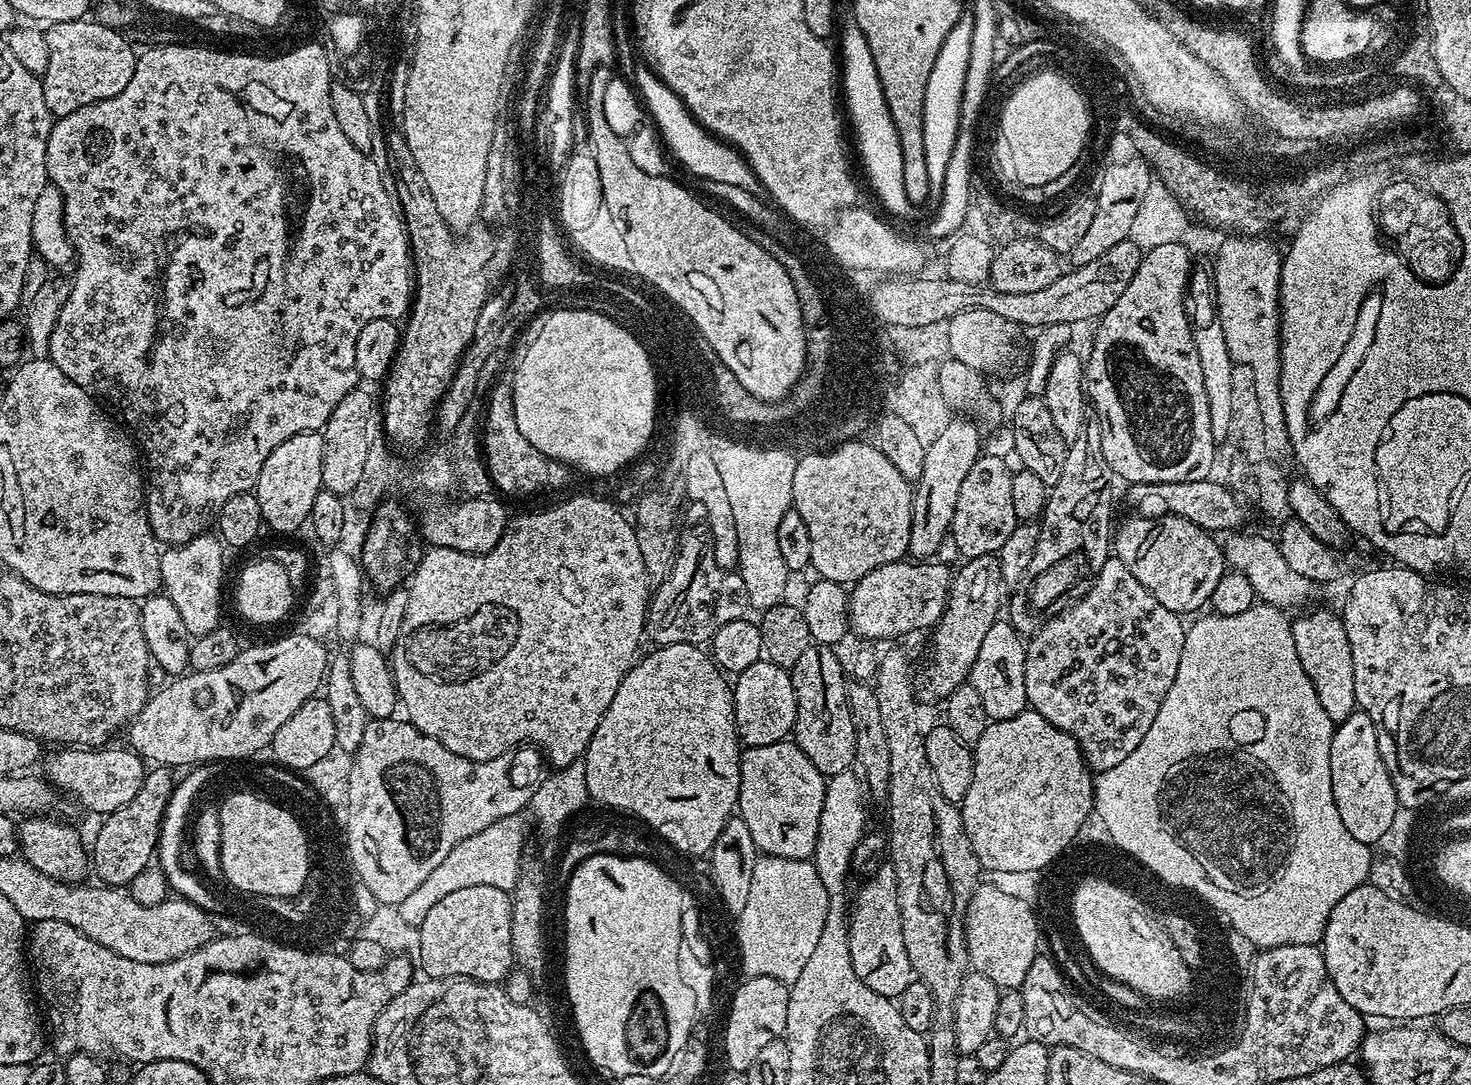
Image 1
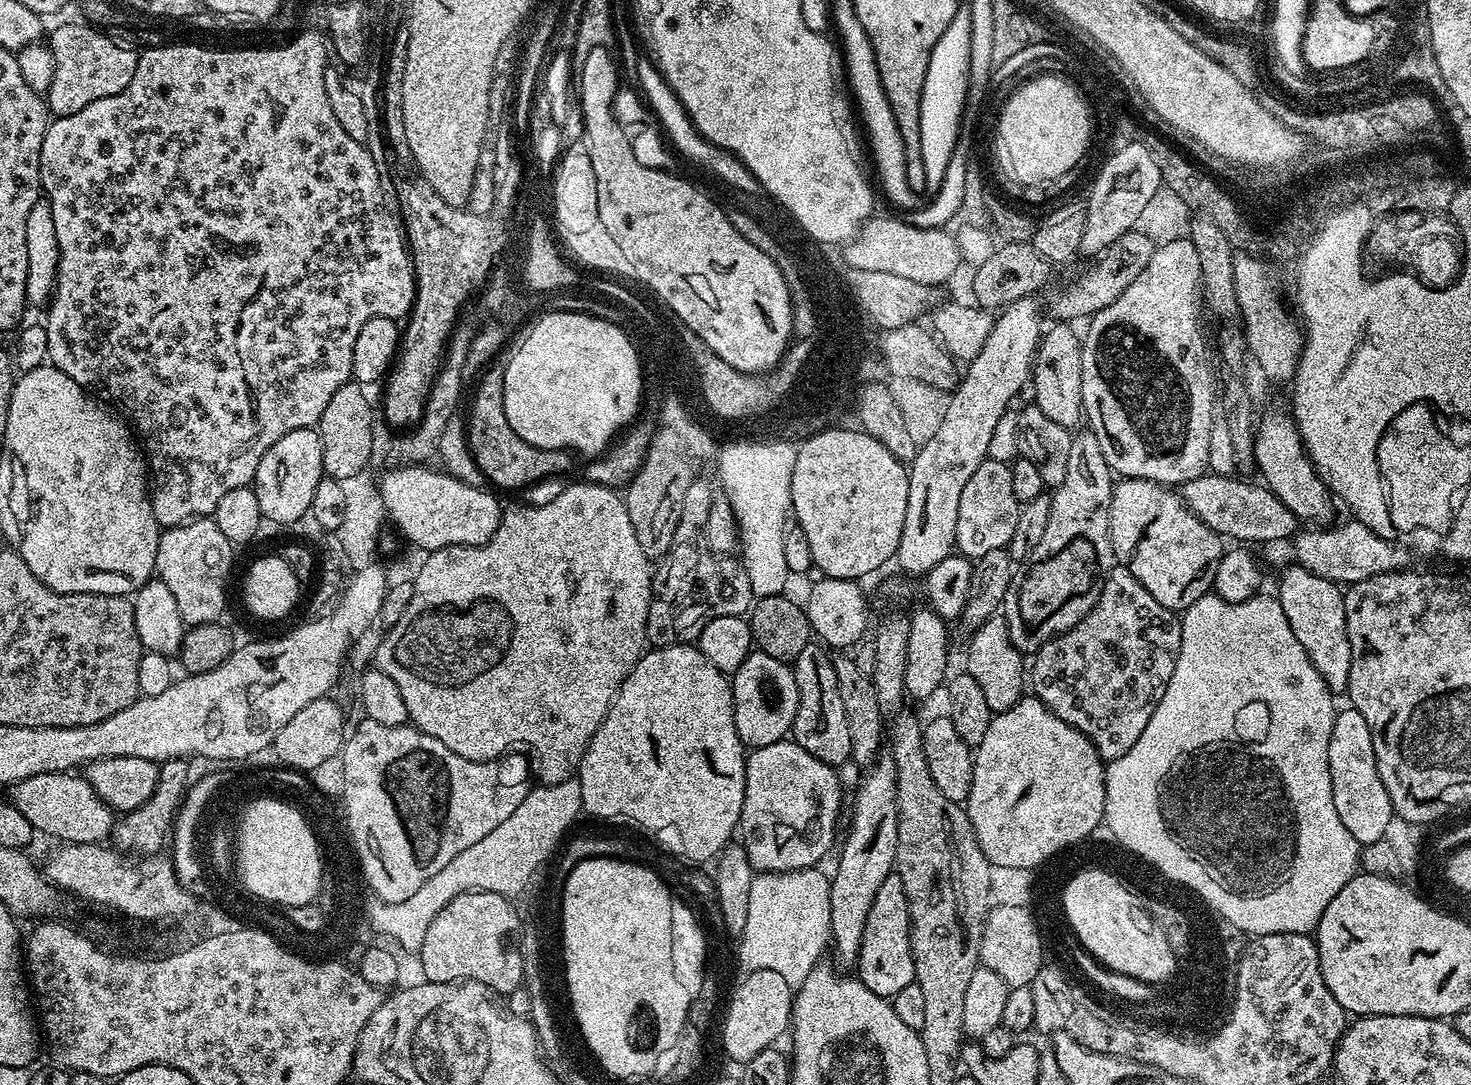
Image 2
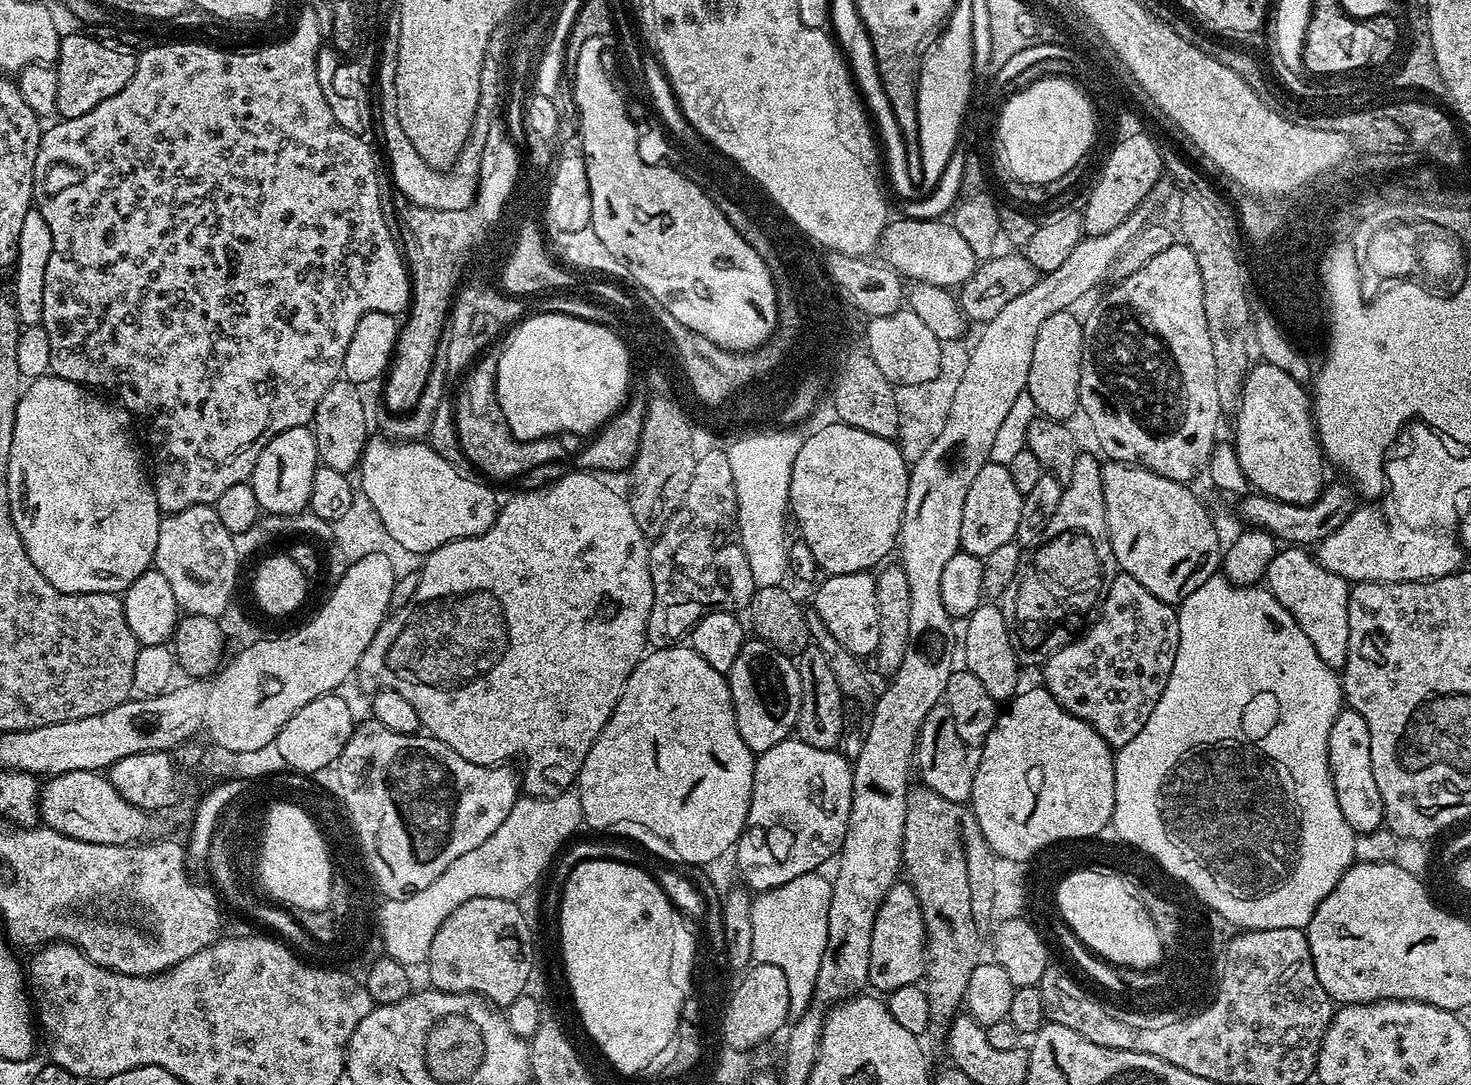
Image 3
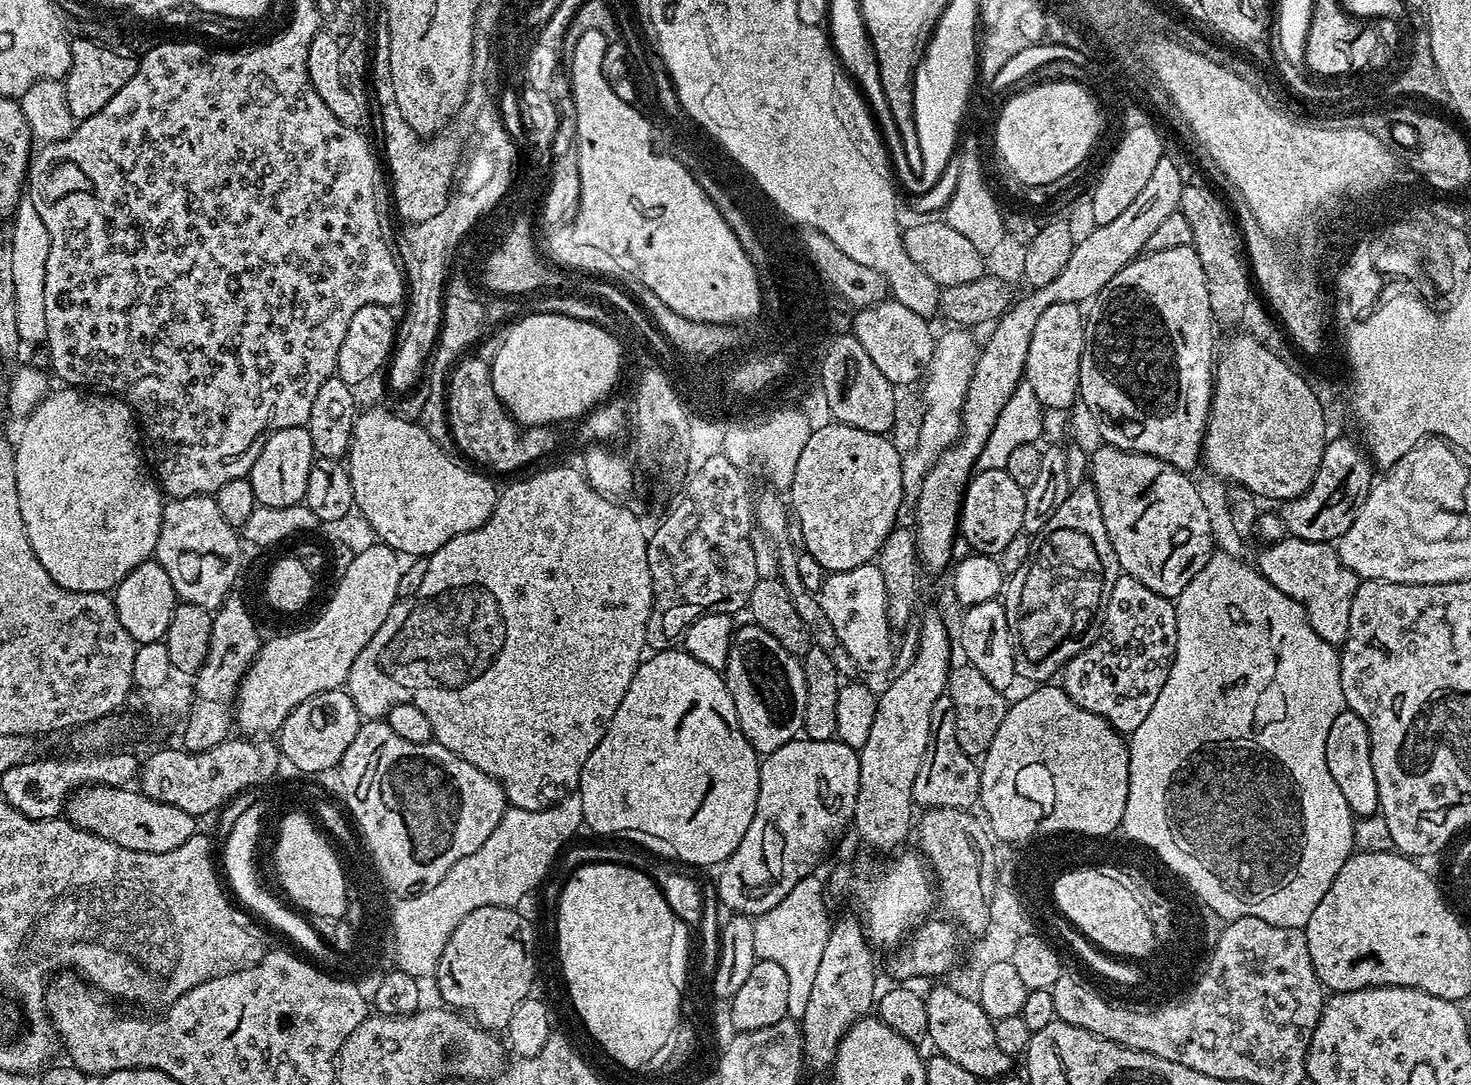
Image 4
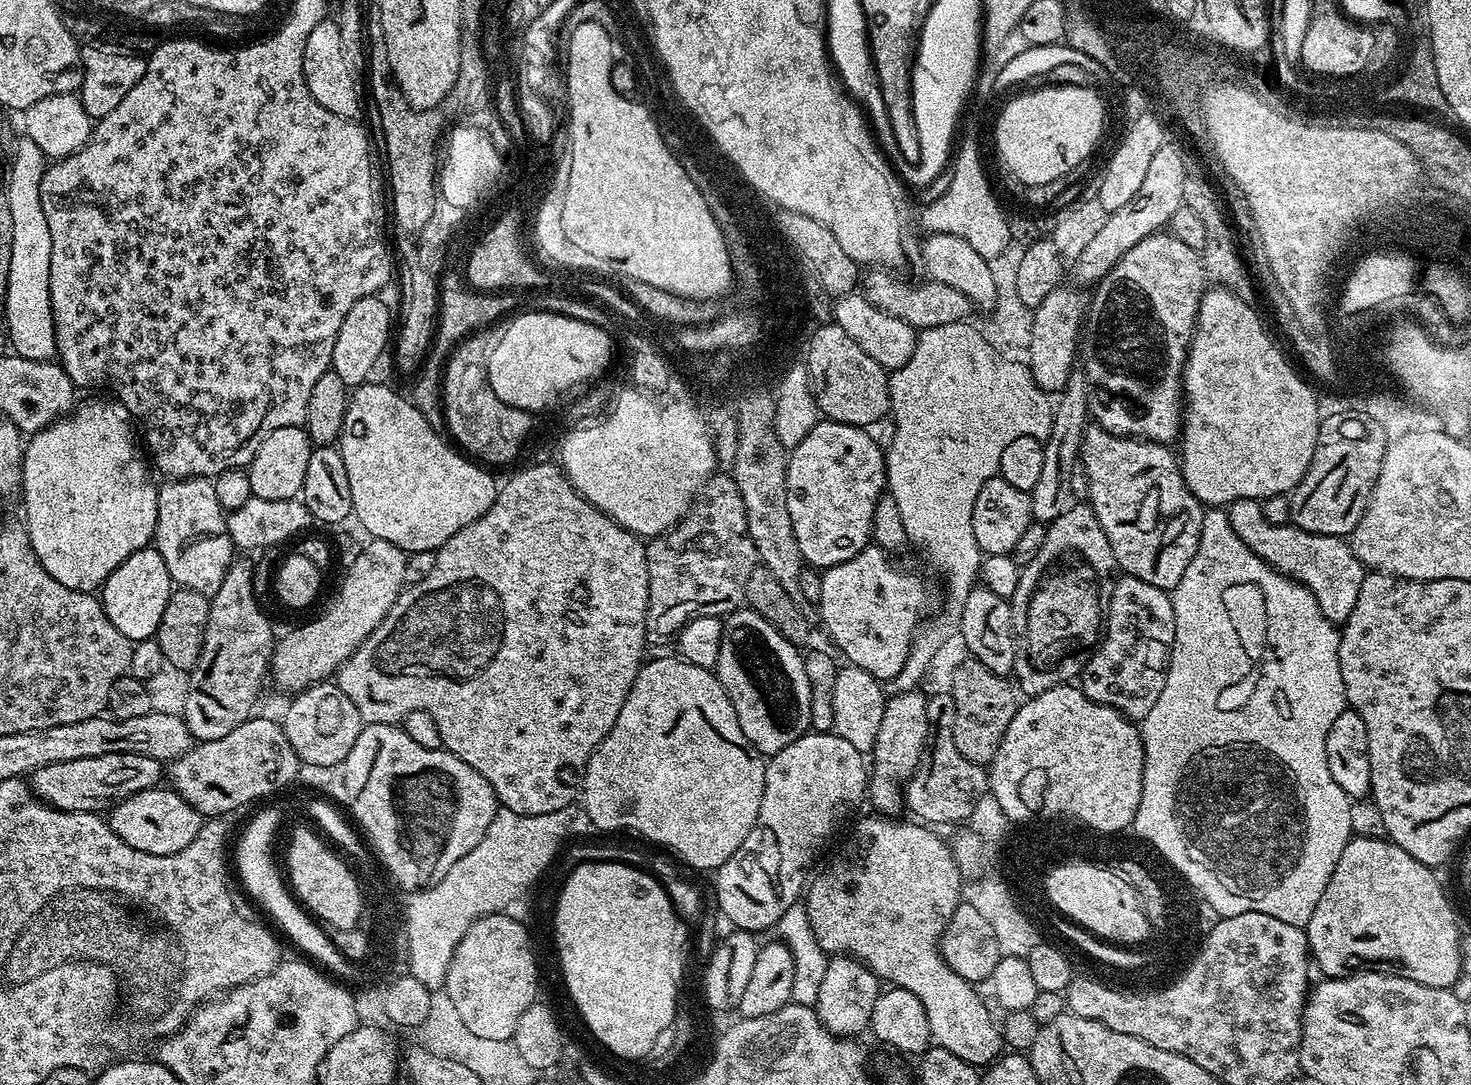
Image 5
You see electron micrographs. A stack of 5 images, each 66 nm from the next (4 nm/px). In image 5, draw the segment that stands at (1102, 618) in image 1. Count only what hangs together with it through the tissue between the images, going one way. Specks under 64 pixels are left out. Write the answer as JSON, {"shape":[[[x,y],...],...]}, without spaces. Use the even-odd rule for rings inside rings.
{"shape":[[[1121,575],[1108,603],[1102,639],[1080,673],[1078,686],[1086,698],[1118,710],[1133,722],[1143,722],[1154,702],[1158,702],[1162,686],[1166,686],[1175,633],[1171,595],[1158,586],[1150,586],[1150,582],[1142,582],[1142,578]]]}

